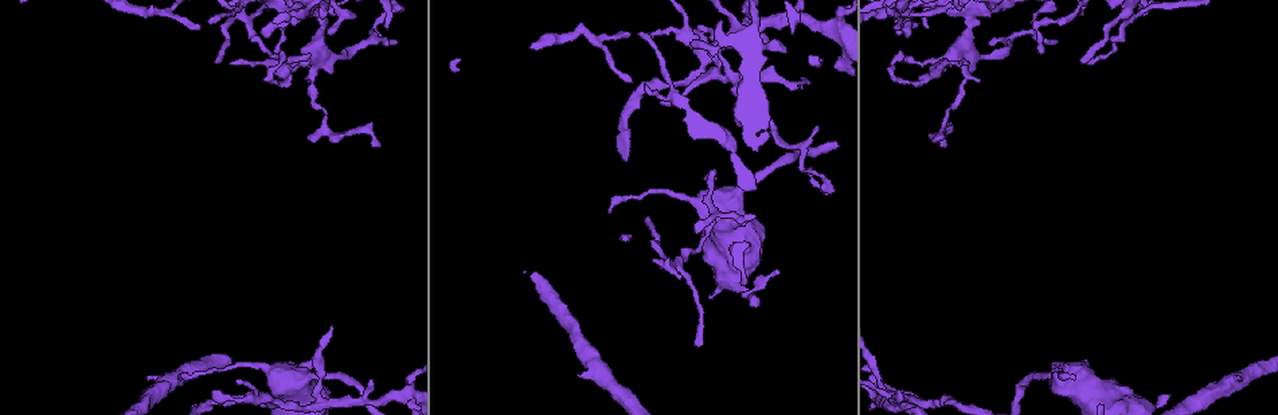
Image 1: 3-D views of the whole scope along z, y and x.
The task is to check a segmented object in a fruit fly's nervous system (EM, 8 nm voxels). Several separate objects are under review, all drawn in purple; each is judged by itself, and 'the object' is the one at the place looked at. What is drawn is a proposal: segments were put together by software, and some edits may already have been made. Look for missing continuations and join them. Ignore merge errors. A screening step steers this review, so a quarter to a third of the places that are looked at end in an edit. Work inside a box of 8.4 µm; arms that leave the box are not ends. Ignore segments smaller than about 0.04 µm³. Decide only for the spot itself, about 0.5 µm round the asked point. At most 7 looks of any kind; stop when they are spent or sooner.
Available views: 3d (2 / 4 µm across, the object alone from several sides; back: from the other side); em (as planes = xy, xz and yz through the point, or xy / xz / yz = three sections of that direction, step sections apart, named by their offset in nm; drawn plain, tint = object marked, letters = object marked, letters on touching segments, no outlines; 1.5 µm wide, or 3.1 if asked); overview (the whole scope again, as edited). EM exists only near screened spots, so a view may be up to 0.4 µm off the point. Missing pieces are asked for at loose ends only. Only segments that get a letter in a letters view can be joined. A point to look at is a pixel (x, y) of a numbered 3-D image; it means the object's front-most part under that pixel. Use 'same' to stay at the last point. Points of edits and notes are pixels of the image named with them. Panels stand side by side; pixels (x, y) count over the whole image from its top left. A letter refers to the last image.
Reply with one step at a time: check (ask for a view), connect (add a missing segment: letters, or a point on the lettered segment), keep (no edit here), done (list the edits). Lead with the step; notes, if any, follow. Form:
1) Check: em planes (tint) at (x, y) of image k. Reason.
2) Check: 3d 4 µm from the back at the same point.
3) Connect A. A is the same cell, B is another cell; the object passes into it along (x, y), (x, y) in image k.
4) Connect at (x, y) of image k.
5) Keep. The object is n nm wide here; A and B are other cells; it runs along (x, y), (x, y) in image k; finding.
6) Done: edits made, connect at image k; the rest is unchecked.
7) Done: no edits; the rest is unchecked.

Check: 3d 4 µm from the back at (377, 144) of image 1. Tapers out.

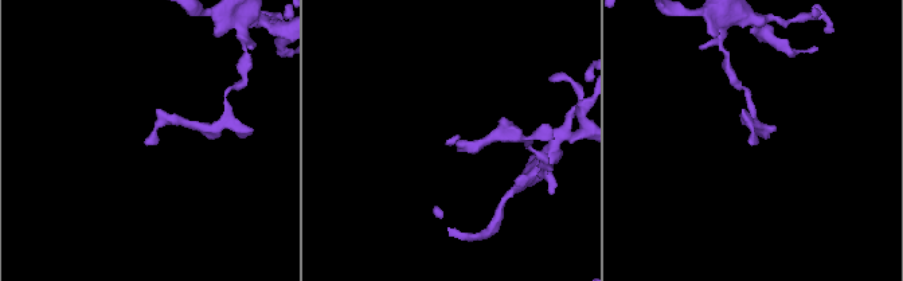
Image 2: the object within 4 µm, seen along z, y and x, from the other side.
Check: em xy step 8 (tint) at (147, 141) of image 2.

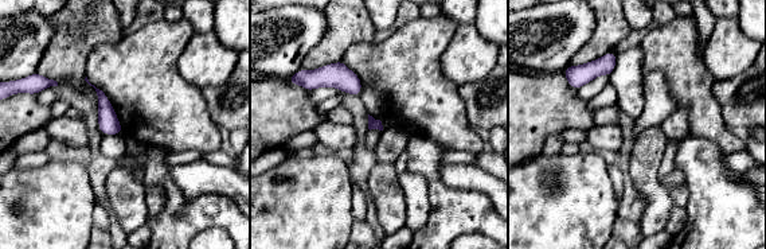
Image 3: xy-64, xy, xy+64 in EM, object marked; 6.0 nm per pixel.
Check: em xy step 8 (letters) at the same point.

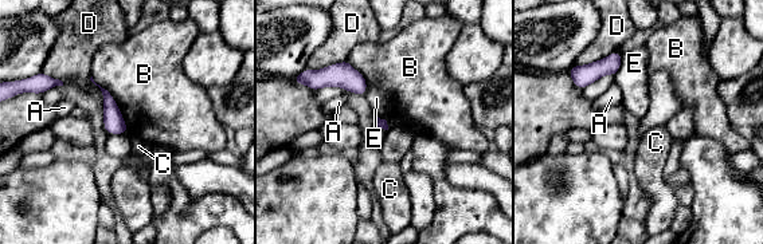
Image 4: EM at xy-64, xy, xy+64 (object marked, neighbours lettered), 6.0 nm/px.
Keep. The longest contact is with B, 420 nm; A, B, C, D and E are other cells; no lettered segment goes on from it.

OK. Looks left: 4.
Check: em yz step 8 (tint) at (815, 128) of image 1. Branch stops here.

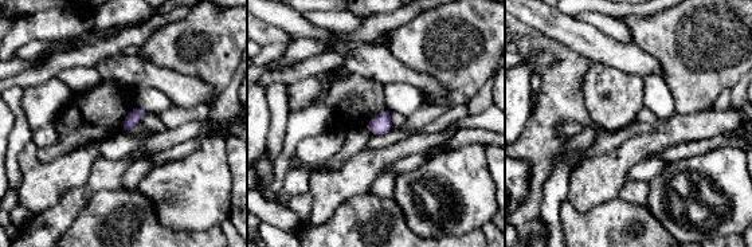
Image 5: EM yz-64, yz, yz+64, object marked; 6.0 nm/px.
Check: em planes (letters) at the same point.

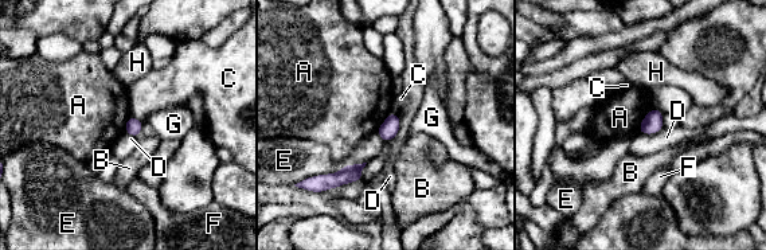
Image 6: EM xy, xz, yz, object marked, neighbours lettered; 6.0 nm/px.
Keep. A, B, C, D, E, F, G and H are other cells; none of them fits.

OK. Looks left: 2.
Done: no edits; the rest is unchecked.

